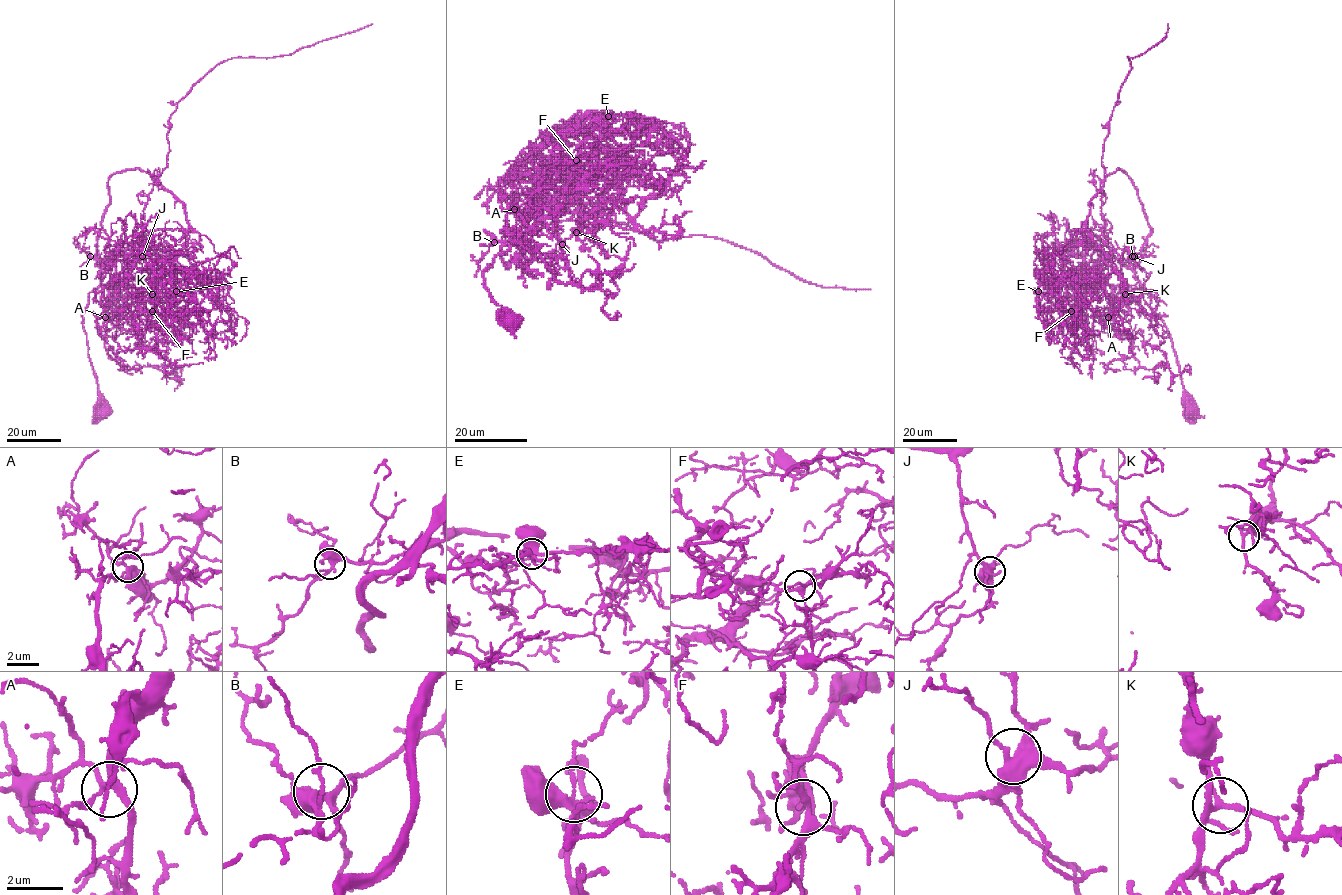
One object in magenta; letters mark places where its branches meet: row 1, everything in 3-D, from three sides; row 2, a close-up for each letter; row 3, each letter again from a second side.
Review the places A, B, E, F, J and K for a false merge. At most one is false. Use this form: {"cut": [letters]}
{"cut": ["E"]}

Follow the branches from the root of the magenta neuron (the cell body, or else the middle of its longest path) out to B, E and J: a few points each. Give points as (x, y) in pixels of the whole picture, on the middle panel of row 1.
B: (514, 322), (491, 299), (483, 273), (498, 254), (510, 249), (513, 238), (520, 233), (516, 238), (494, 242)
E: (514, 322), (491, 299), (483, 273), (510, 249), (549, 176), (568, 156), (561, 132), (588, 114), (608, 116)
J: (514, 322), (491, 299), (483, 273), (498, 254), (510, 249), (517, 233), (534, 214), (554, 220), (562, 244)

